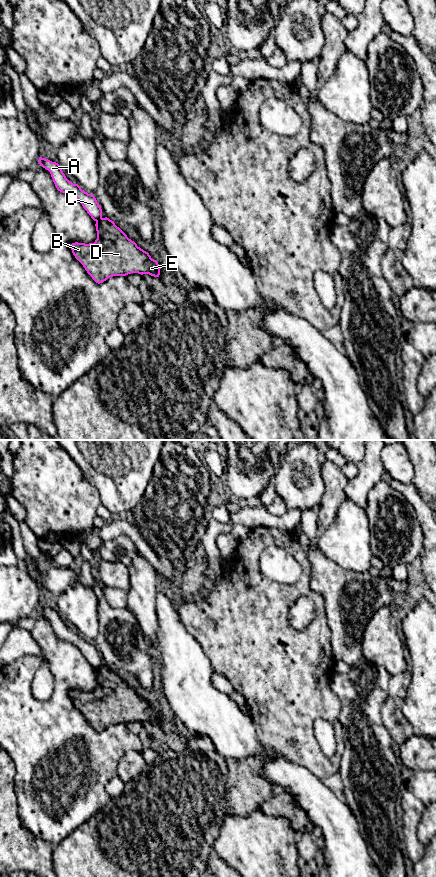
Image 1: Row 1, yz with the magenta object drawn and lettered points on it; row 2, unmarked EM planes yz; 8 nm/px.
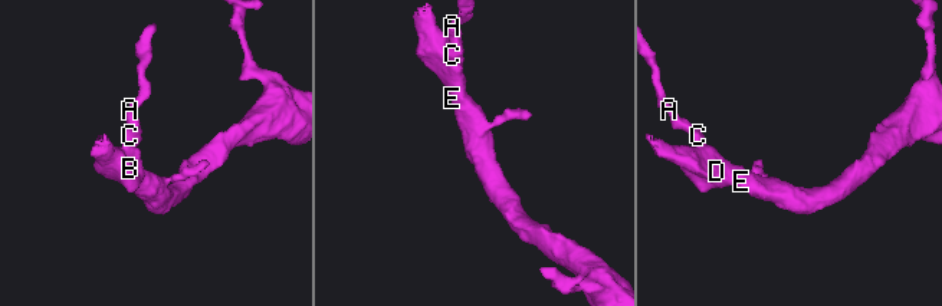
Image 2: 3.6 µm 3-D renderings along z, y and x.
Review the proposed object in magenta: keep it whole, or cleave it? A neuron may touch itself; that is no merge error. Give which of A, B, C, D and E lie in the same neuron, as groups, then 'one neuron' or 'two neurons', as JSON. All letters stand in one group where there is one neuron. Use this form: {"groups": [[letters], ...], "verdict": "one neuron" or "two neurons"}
{"groups": [["A", "C"], ["B", "D", "E"]], "verdict": "two neurons"}

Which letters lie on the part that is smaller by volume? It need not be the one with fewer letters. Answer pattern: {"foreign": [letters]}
{"foreign": ["B", "D", "E"]}

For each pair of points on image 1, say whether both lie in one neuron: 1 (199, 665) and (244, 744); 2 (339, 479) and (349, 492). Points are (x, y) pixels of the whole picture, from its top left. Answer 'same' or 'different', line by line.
1: same
2: different

